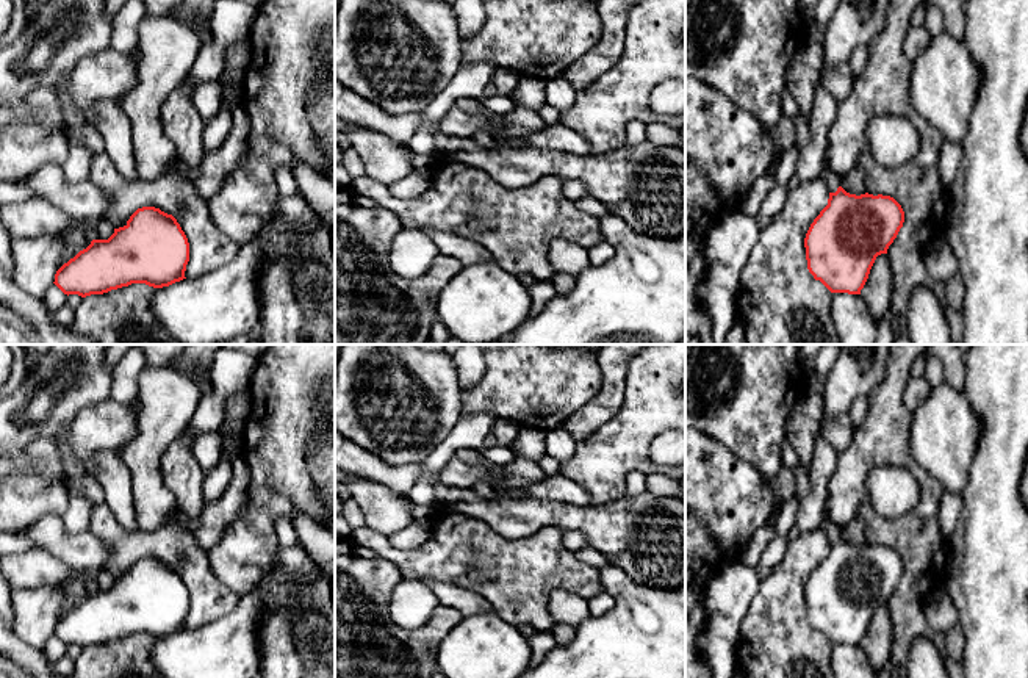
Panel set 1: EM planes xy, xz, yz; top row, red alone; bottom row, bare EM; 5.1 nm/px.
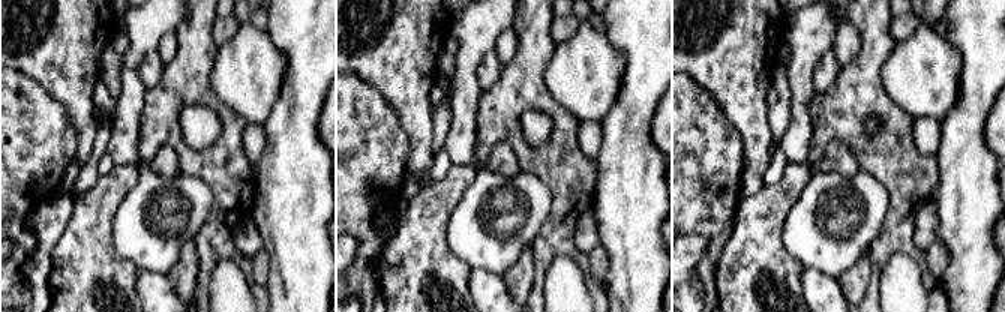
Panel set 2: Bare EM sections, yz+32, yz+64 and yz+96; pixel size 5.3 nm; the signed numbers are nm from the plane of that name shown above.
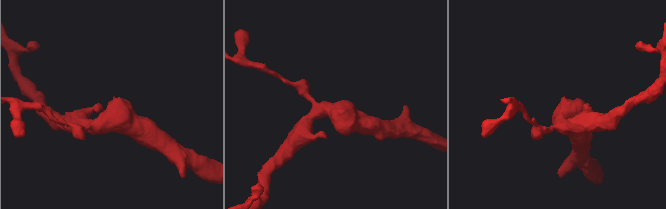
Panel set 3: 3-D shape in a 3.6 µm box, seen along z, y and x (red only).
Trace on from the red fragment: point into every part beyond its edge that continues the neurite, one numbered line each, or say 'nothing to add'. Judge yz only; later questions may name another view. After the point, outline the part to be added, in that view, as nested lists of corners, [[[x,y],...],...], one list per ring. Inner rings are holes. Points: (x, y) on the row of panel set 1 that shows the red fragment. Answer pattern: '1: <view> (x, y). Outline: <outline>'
1: yz (833, 180). Outline: [[[826,155],[826,164],[823,168],[821,179],[828,185],[831,193],[836,193],[837,188],[840,186],[840,177],[831,171],[828,164],[828,155]]]

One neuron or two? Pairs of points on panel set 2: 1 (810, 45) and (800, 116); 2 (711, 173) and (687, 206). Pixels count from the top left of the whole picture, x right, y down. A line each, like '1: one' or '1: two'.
1: one
2: one

